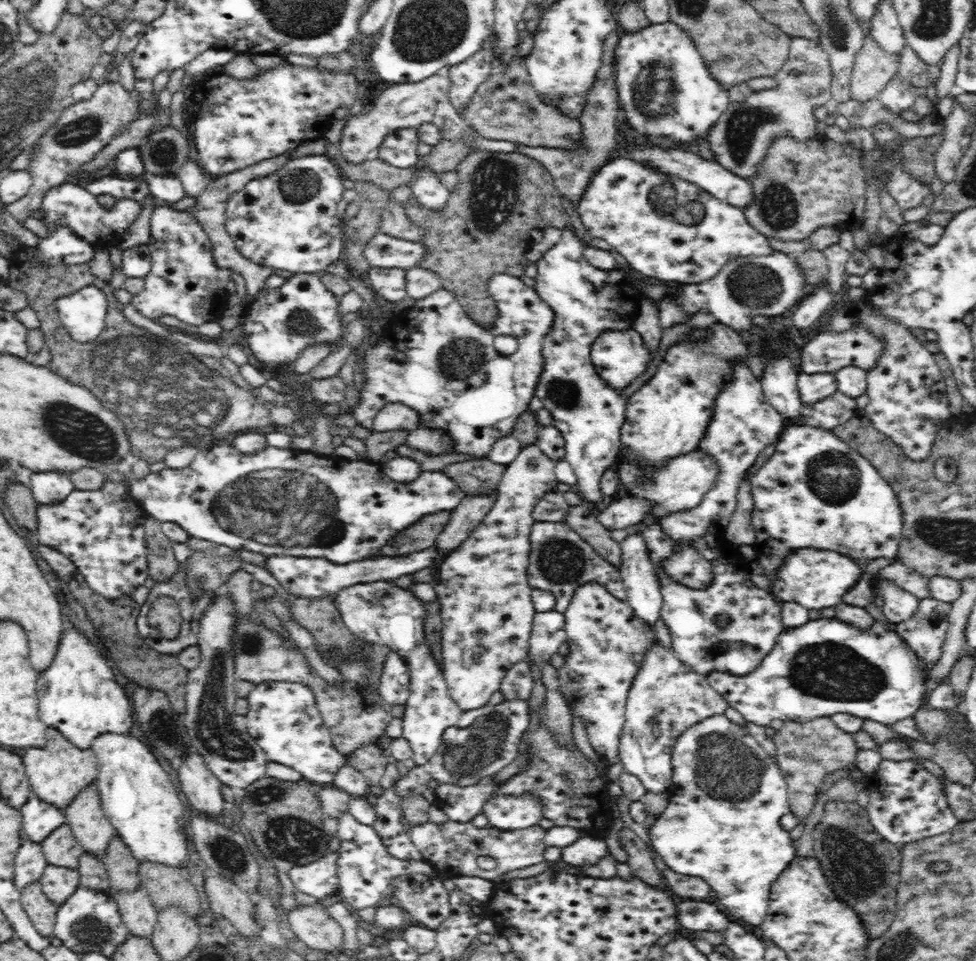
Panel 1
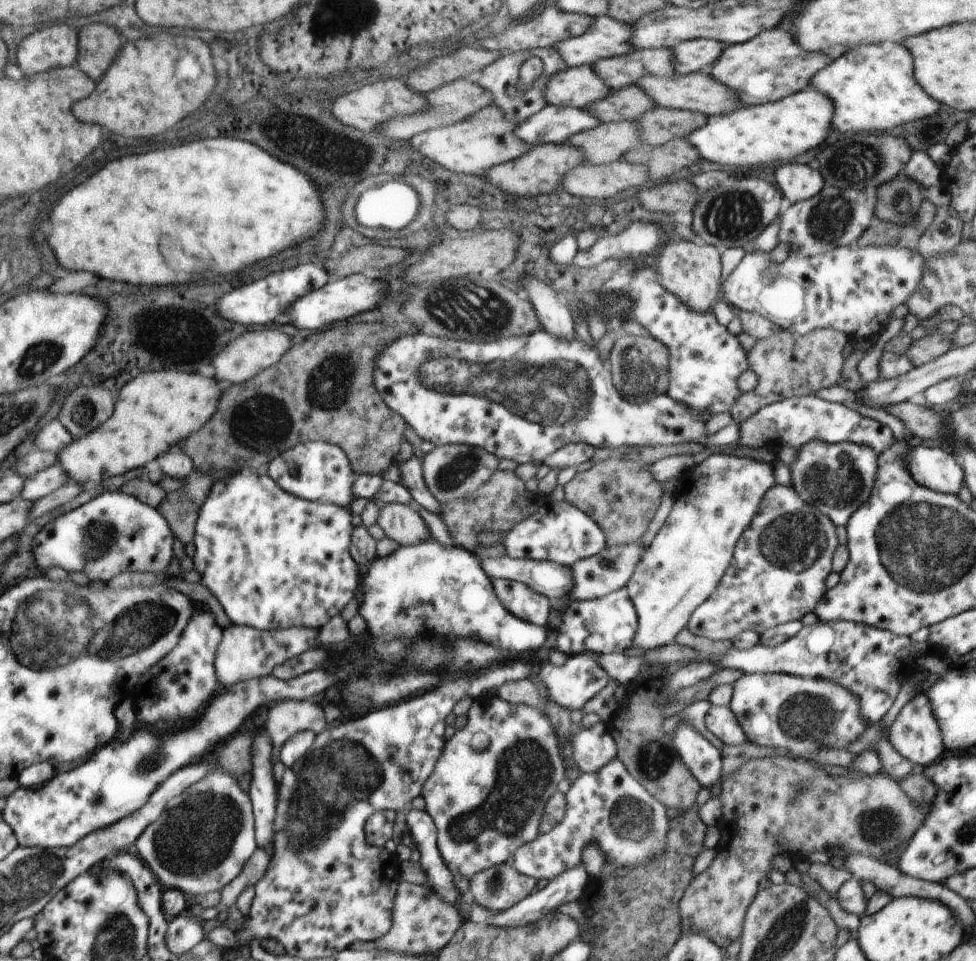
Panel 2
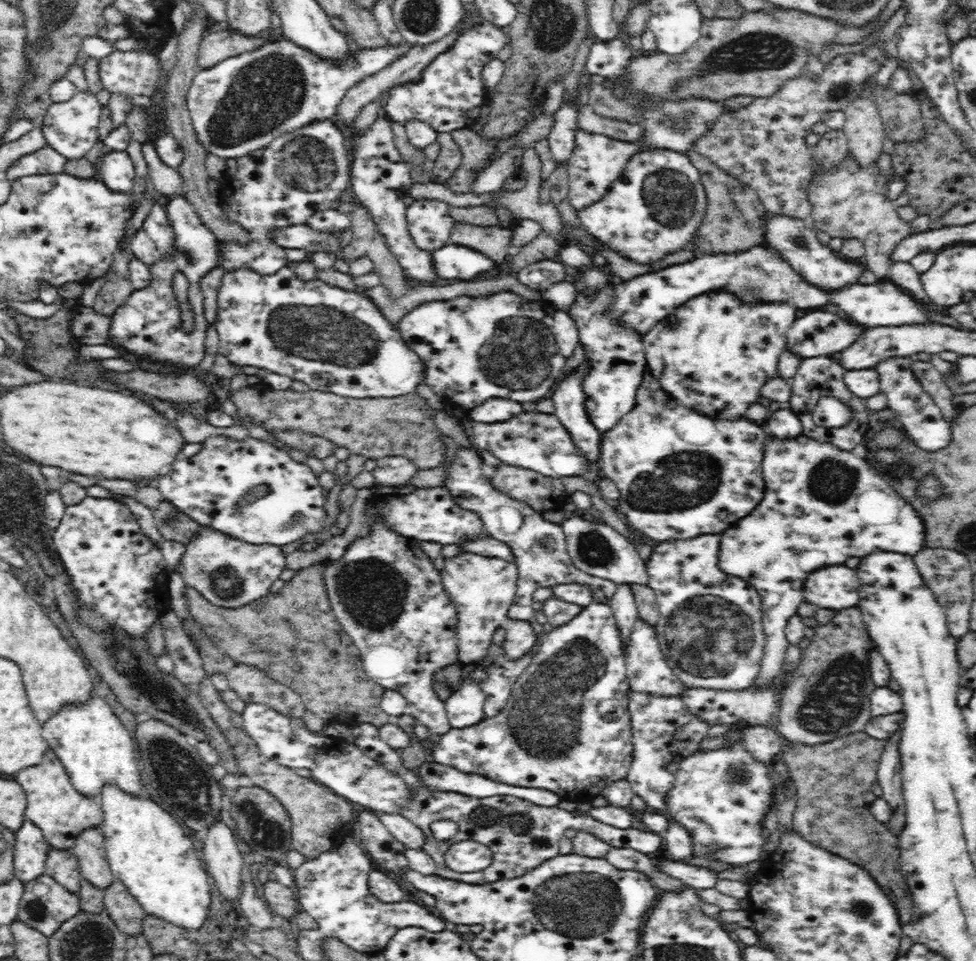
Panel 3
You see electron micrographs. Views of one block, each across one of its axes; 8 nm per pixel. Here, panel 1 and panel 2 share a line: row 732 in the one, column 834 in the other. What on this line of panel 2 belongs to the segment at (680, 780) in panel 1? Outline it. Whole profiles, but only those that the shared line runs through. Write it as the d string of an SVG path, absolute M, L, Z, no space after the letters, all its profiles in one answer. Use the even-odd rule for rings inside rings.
M744 673L741 678L738 678L738 680L732 684L732 686L733 693L729 707L732 709L736 720L742 727L748 742L754 743L755 745L771 746L776 750L782 750L784 752L789 751L792 755L804 756L804 759L806 759L806 756L815 756L820 750L826 748L831 752L838 750L842 751L851 743L854 743L855 740L858 740L863 735L863 732L867 730L867 724L864 722L863 716L861 715L858 697L849 688L823 678L801 677L786 673Z

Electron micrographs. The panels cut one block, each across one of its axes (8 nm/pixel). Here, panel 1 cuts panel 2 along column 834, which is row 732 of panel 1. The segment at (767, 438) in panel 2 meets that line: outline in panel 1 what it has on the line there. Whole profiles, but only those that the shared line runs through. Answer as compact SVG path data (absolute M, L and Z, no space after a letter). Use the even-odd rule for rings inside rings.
M392 579L352 584L335 595L336 609L349 631L370 644L386 645L409 665L410 694L402 718L404 737L412 747L409 765L422 766L440 748L441 736L448 727L458 724L464 712L454 703L444 681L443 671L428 649L424 634L426 607L410 589L397 586Z

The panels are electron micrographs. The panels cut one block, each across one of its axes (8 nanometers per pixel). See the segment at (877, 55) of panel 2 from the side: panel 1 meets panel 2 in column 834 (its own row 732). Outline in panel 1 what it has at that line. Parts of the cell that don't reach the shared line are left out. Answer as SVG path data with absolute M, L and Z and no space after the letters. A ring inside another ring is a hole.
M67 623L60 638L54 661L38 680L40 720L50 726L48 729L60 731L80 750L91 748L96 736L104 732L129 734L134 724L133 705L127 692L118 685L107 658L102 658L98 648L71 624Z

